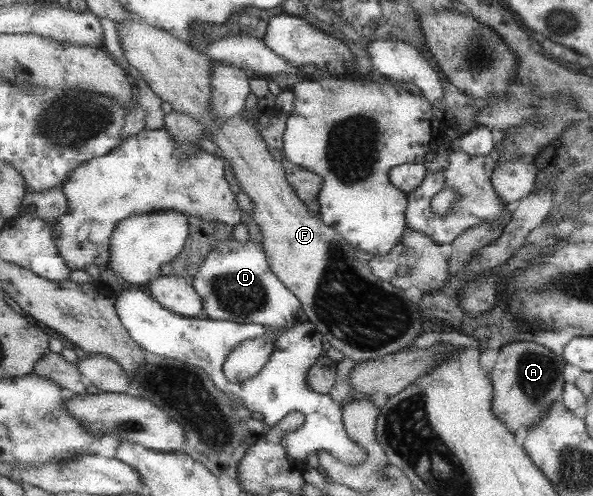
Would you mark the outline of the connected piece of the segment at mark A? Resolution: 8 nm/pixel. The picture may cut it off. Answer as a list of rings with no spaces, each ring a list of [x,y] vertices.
[[[511,341],[498,349],[498,357],[491,371],[491,384],[494,384],[494,396],[491,397],[491,412],[495,413],[499,422],[506,424],[506,427],[515,432],[519,426],[525,426],[526,430],[541,420],[549,406],[561,396],[563,392],[563,366],[566,361],[562,355],[554,354],[542,345],[533,341]]]

